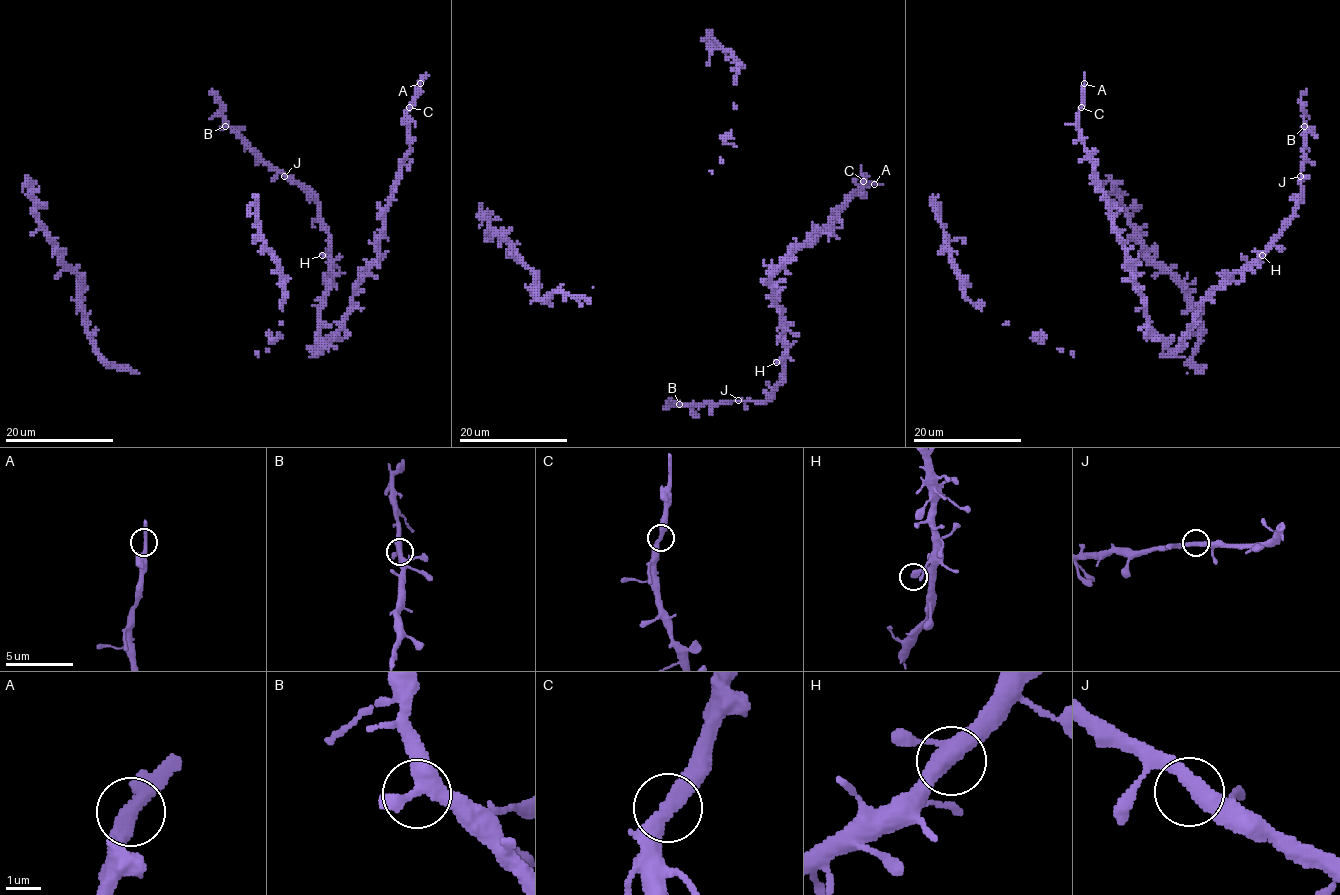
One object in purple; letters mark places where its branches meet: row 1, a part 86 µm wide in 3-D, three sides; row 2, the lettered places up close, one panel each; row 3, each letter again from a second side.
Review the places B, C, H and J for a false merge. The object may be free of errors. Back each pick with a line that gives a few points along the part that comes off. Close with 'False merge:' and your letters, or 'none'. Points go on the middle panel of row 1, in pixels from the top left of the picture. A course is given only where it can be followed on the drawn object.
False merge: none

